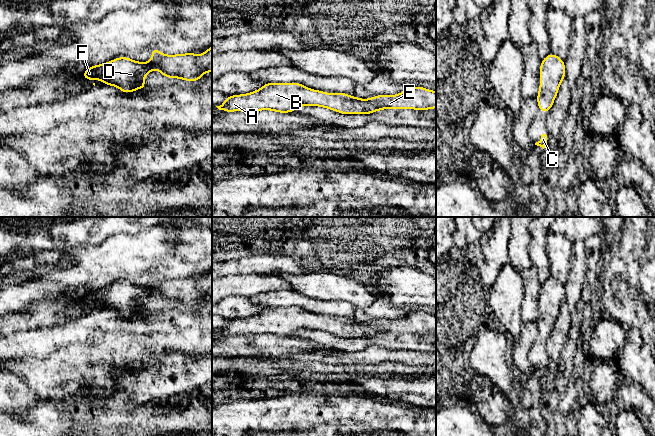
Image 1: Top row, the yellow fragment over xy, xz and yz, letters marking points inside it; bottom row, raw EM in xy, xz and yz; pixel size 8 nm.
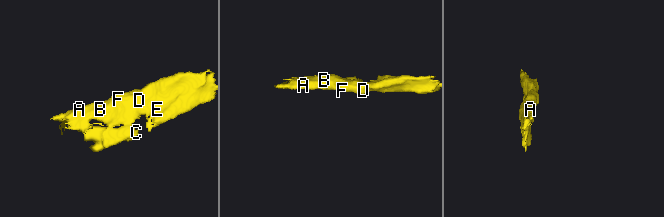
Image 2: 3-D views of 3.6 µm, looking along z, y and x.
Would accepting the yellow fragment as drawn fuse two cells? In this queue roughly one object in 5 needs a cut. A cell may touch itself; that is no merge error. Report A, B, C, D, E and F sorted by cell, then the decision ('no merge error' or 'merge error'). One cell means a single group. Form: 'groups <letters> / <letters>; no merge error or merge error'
groups A B C D E F; no merge error

